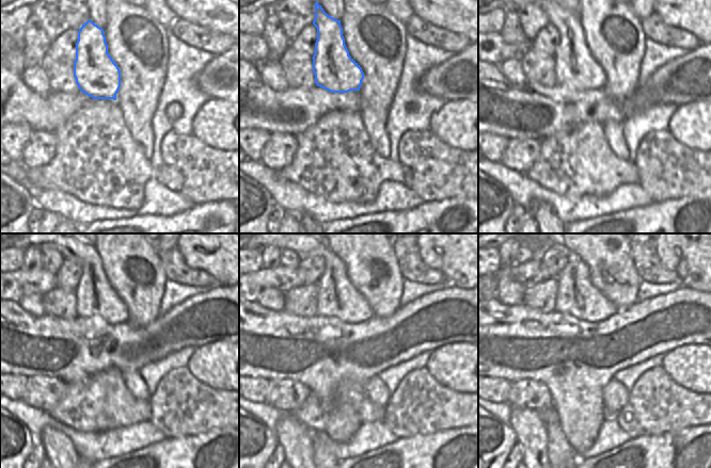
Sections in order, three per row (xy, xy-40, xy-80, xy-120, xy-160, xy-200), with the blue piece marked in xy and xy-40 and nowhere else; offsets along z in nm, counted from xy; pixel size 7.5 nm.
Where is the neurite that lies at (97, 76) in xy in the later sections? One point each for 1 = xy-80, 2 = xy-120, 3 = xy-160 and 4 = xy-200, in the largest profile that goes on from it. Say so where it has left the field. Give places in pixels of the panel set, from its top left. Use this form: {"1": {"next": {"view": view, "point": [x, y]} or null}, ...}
{"1": {"next": {"view": "xy-80", "point": [574, 66]}}, "2": {"next": {"view": "xy-120", "point": [95, 296]}}, "3": {"next": {"view": "xy-160", "point": [336, 296]}}, "4": {"next": {"view": "xy-200", "point": [577, 296]}}}

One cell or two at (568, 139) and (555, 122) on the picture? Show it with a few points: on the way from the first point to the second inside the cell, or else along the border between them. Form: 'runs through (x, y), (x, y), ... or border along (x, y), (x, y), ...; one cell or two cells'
border along (585, 122), (559, 130), (540, 141); two cells

